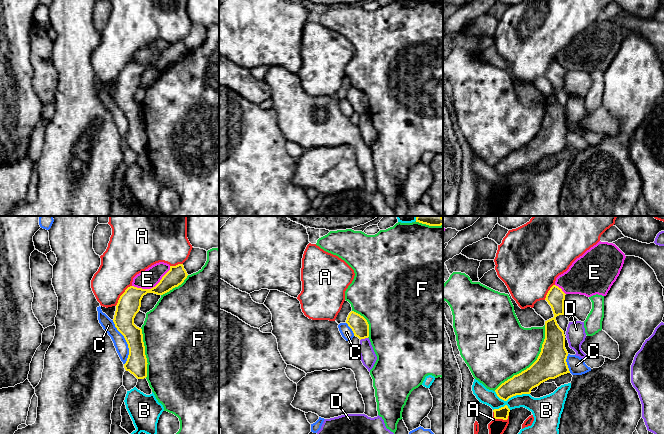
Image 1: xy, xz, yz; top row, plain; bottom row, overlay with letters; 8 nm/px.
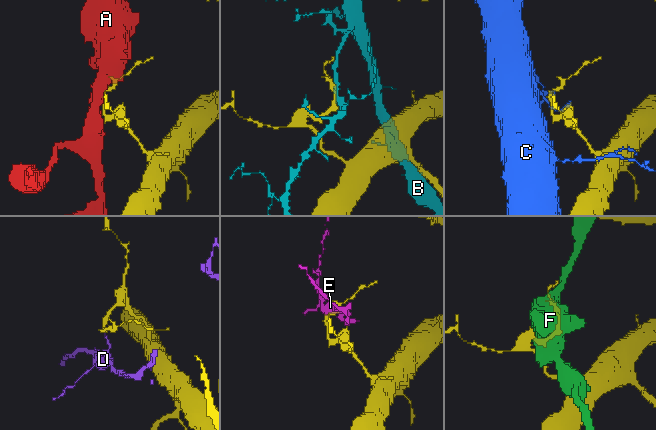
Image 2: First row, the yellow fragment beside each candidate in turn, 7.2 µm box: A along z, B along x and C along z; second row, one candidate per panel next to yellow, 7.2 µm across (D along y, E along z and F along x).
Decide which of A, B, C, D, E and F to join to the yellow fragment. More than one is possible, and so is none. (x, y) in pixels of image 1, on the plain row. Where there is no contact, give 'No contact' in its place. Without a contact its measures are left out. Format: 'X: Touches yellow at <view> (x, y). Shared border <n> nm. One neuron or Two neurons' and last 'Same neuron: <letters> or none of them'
A: Touches yellow at yz (498, 194). Shared border 140 nm. Two neurons
B: Touches yellow at yz (511, 172). Shared border 280 nm. Two neurons
C: Touches yellow at xy (126, 117). Shared border 380 nm. Two neurons
D: Touches yellow at xz (363, 114). Shared border 70 nm. Two neurons
E: Touches yellow at xy (153, 63). Shared border 360 nm. Two neurons
F: Touches yellow at yz (533, 139). Shared border 650 nm. Two neurons
Same neuron: none of them

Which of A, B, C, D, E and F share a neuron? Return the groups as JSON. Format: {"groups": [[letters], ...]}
{"groups": [["A"], ["B"], ["C"], ["D"], ["E"], ["F"]]}

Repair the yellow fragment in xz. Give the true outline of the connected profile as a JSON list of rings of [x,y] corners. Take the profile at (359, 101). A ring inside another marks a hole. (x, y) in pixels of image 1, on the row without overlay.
[[[351,87],[347,93],[346,99],[352,105],[354,112],[360,116],[369,113],[369,100],[360,90]]]

